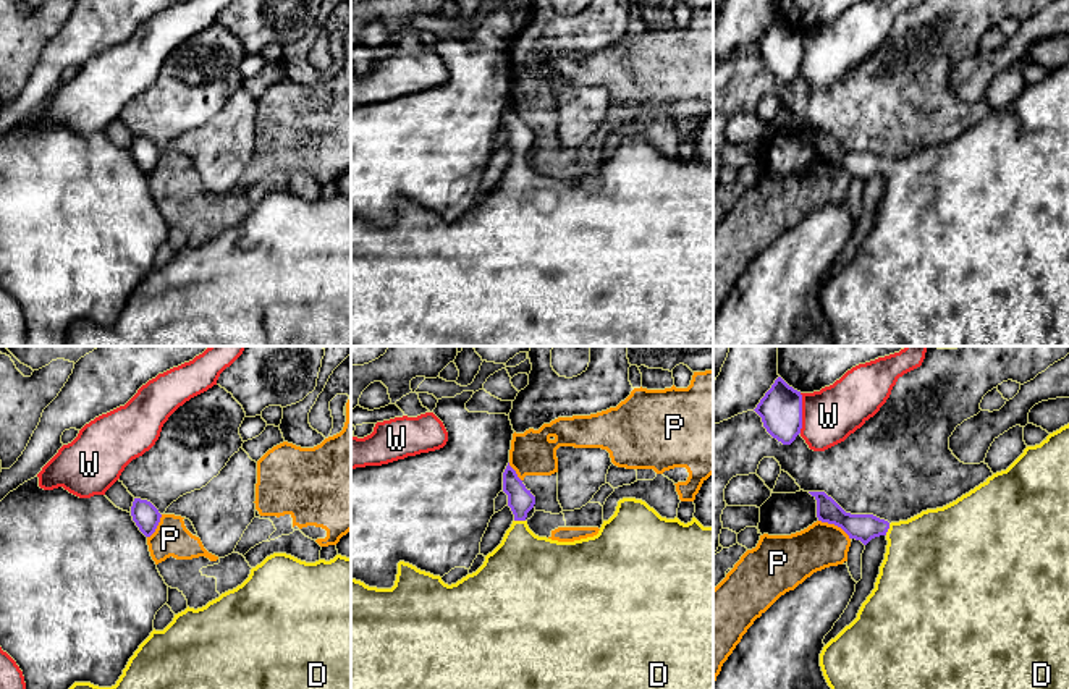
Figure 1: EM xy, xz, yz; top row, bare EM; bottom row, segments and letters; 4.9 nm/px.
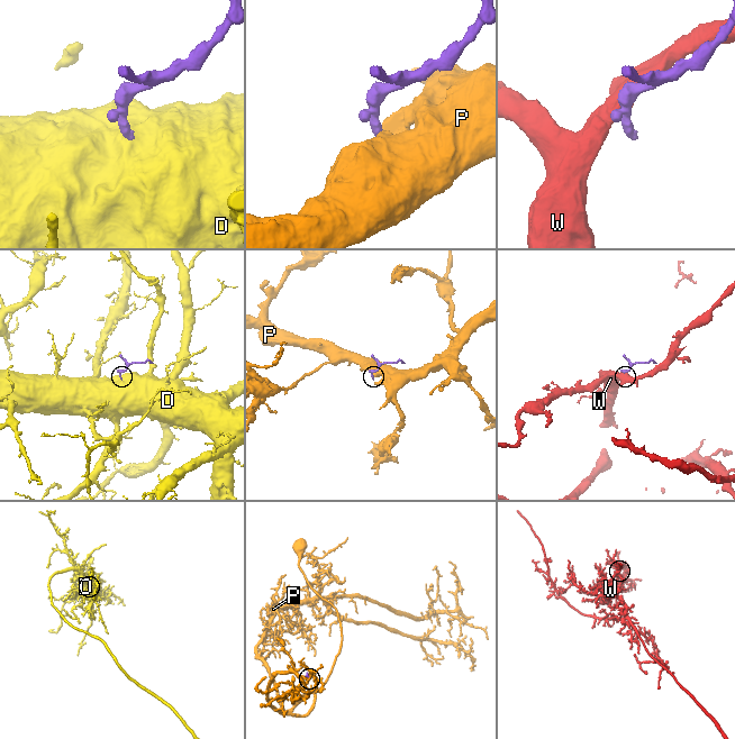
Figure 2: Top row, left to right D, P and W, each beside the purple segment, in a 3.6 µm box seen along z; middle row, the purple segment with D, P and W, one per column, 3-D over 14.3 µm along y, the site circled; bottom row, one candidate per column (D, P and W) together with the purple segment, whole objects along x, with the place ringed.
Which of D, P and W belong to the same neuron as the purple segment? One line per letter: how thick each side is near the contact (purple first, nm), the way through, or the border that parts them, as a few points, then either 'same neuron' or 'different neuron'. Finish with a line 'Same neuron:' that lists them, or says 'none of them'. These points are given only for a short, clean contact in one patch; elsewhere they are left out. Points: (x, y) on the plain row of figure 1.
D: calibres 120 and 360 nm; way xz (519, 136), (519, 157), (519, 186), (524, 207); same neuron
P: calibres 140 and 240 nm; border yz (819, 157), (836, 162), (849, 177); different neuron
W: calibres 200 and 280 nm; different neuron
Same neuron: D

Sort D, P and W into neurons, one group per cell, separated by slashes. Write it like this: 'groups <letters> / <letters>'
groups D / P / W

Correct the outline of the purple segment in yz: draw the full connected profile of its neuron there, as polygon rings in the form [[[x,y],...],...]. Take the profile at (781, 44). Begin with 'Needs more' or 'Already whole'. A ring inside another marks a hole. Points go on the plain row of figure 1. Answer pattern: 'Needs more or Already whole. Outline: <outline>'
Already whole. Outline: [[[781,15],[775,18],[754,49],[762,55],[767,70],[783,82],[791,82],[801,71],[802,32]]]

